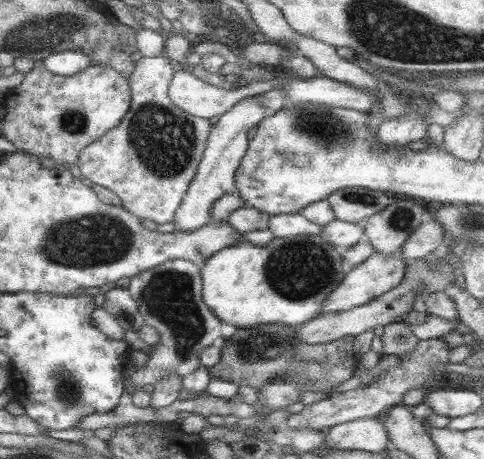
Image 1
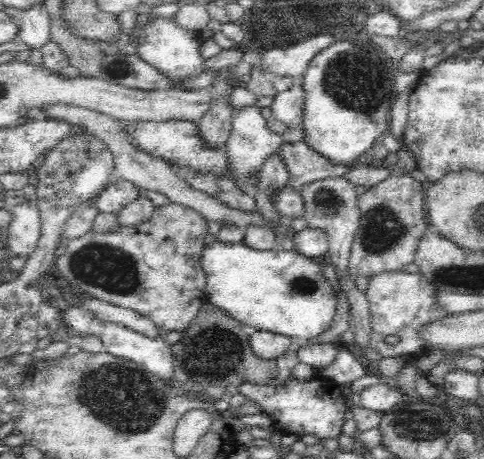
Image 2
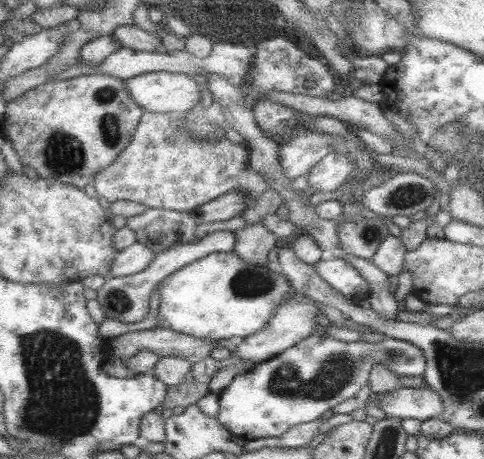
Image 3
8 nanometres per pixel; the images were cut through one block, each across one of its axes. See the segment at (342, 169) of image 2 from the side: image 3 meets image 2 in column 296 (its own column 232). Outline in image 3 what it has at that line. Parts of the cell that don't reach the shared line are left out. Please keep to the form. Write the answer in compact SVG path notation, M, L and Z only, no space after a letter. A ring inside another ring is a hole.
M143 112L125 150L105 170L101 170L95 176L93 188L97 196L107 202L139 202L155 210L163 208L163 210L175 210L175 212L191 212L193 208L203 206L213 198L221 198L223 194L237 190L239 188L237 180L249 164L247 148L233 144L227 138L213 138L213 140L193 138L183 128L183 122L185 122L185 116L177 118L173 114Z

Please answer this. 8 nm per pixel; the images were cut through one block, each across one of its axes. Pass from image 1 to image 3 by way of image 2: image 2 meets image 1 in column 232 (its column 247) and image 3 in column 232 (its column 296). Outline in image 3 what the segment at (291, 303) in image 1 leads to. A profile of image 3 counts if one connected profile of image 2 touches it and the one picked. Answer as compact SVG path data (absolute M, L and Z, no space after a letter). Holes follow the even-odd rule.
M233 252L207 254L205 258L189 262L157 282L153 290L157 292L155 328L215 342L233 336L247 338L259 332L267 326L275 308L291 294L283 272L273 272L265 266L249 266Z

